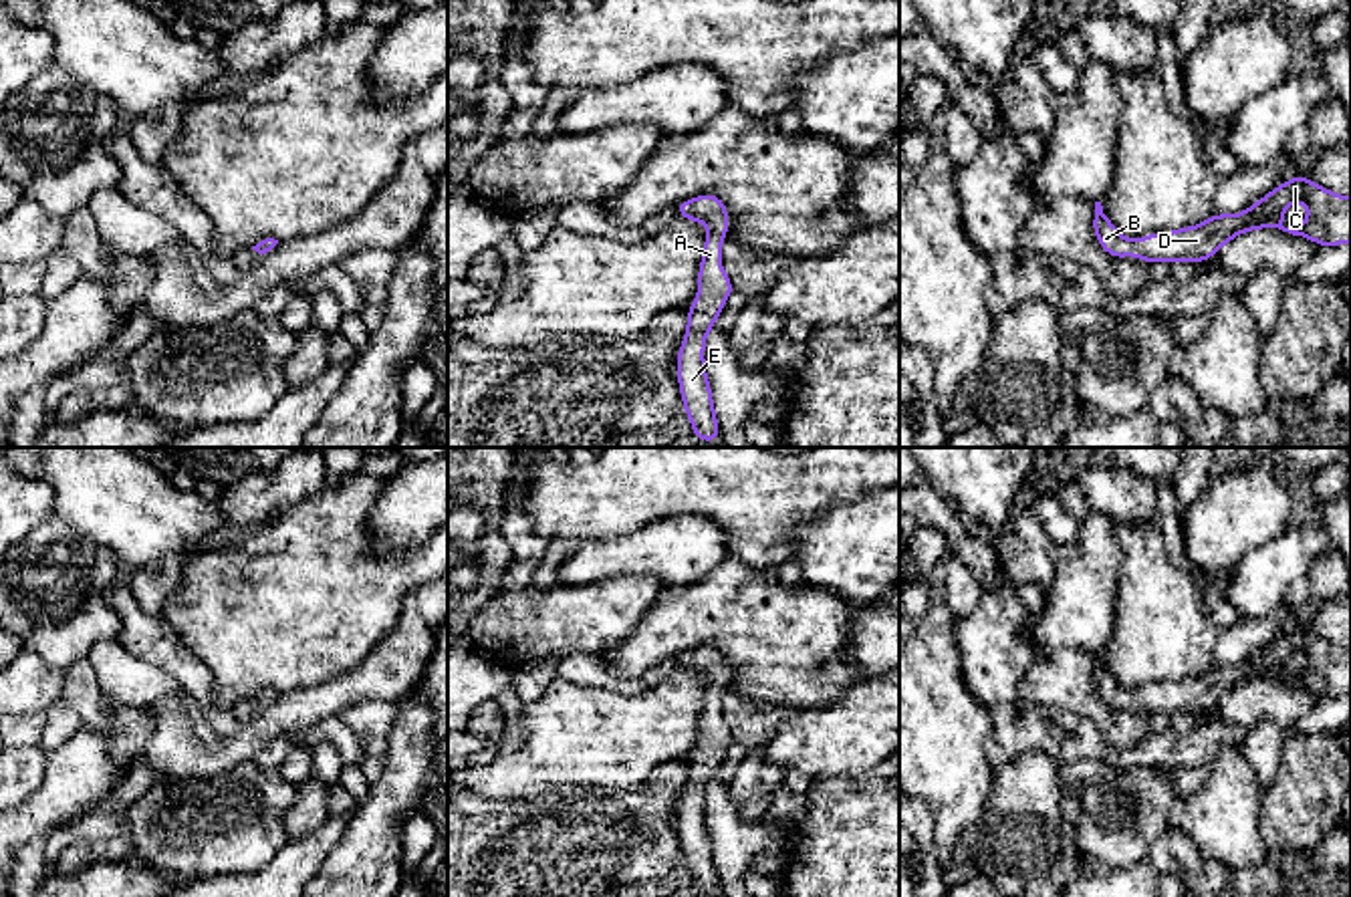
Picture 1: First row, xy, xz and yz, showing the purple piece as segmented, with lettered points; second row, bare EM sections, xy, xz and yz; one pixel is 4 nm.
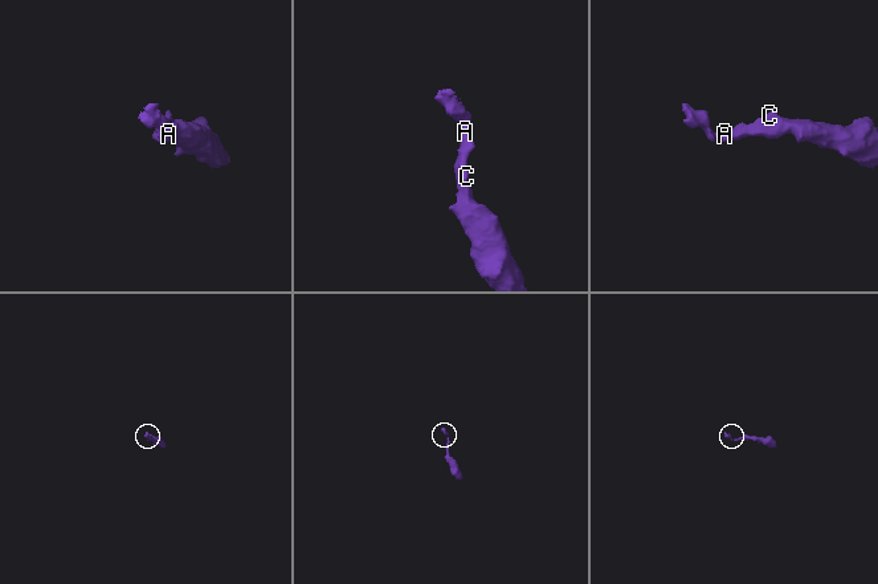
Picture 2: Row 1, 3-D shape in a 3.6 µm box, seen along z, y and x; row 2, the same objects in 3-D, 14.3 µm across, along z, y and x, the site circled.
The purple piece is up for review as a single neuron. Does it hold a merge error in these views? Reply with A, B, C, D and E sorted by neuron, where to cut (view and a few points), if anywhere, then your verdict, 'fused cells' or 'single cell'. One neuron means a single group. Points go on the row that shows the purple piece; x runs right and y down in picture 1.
A B C D E; no cut; single cell

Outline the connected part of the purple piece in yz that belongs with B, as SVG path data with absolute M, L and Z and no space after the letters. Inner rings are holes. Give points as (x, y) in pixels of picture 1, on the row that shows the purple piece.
M1297 175L1280 183L1246 212L1218 216L1216 212L1198 226L1172 230L1168 234L1149 234L1141 240L1125 240L1107 220L1101 202L1095 202L1093 230L1101 248L1115 256L1129 254L1151 262L1194 260L1202 264L1212 258L1228 240L1256 228L1278 228L1293 236L1305 236L1323 246L1351 242L1351 198L1331 194L1329 189ZM1305 202L1309 218L1305 224L1284 228L1280 214L1293 204Z

